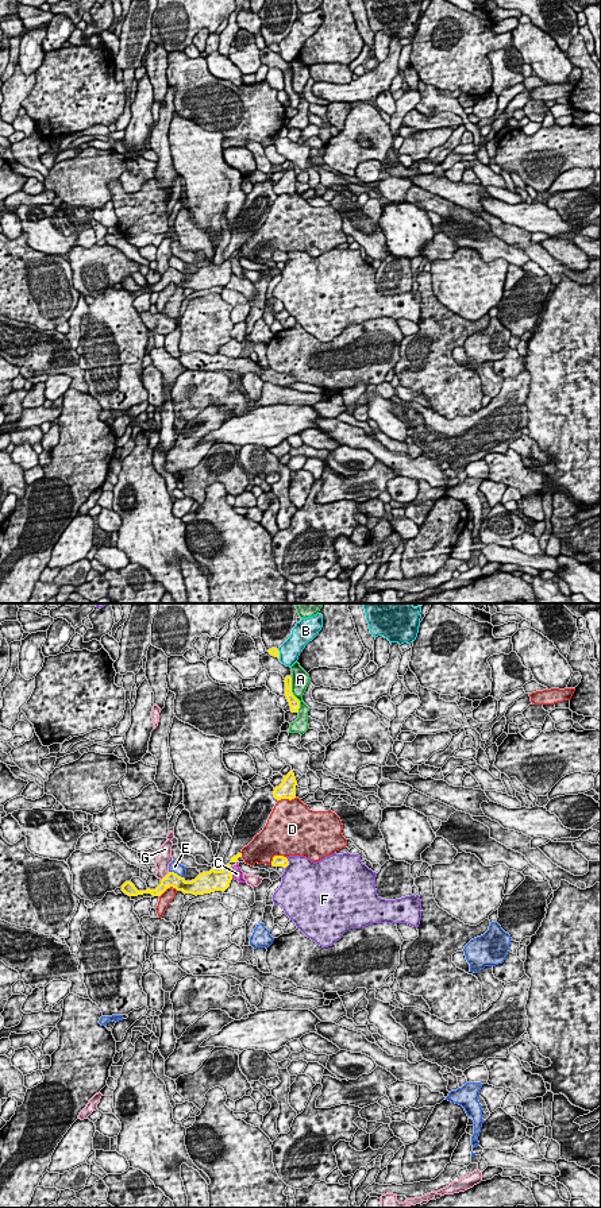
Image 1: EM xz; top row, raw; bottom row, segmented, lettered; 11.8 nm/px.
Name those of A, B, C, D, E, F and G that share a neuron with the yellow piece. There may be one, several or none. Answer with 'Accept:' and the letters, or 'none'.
Accept: none

